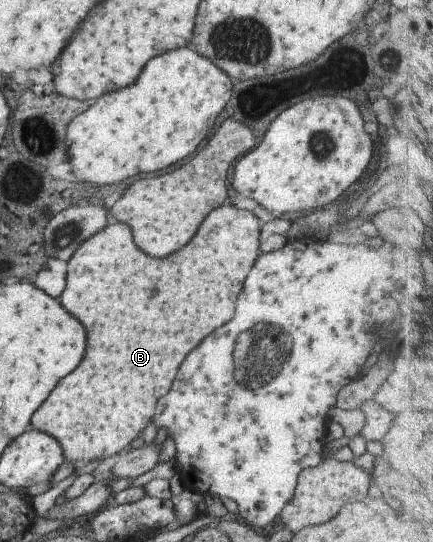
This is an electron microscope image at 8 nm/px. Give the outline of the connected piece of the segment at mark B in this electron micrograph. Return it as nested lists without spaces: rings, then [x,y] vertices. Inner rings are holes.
[[[219,206],[215,210],[211,210],[197,234],[183,246],[179,248],[177,252],[165,256],[165,258],[151,258],[147,254],[143,254],[141,250],[137,250],[137,246],[133,244],[131,240],[131,232],[129,232],[129,226],[117,221],[115,224],[109,224],[104,226],[101,230],[98,230],[95,234],[92,234],[79,244],[79,248],[73,252],[71,258],[67,260],[65,278],[67,278],[67,284],[65,284],[65,290],[63,294],[59,296],[59,304],[73,316],[81,322],[81,326],[85,328],[87,332],[87,348],[85,348],[85,354],[81,358],[81,362],[77,364],[77,368],[73,372],[69,372],[65,378],[61,378],[55,388],[49,392],[49,396],[45,398],[45,402],[35,410],[35,414],[31,416],[31,426],[37,428],[37,430],[43,430],[47,432],[49,436],[52,436],[62,446],[64,460],[73,462],[75,466],[80,466],[83,463],[89,462],[93,459],[104,459],[109,456],[117,454],[120,450],[123,450],[129,442],[132,442],[141,430],[145,428],[145,424],[151,420],[153,416],[153,406],[155,402],[169,390],[175,374],[177,374],[177,368],[181,364],[181,360],[185,358],[187,352],[191,352],[207,334],[211,334],[217,326],[221,326],[223,322],[227,322],[231,316],[233,316],[233,302],[235,302],[235,296],[237,292],[241,290],[241,284],[243,284],[243,278],[245,274],[249,272],[249,268],[253,266],[255,258],[257,258],[257,250],[259,250],[259,227],[257,226],[258,218],[253,215],[252,211],[244,211],[243,209],[231,208],[231,206]]]

